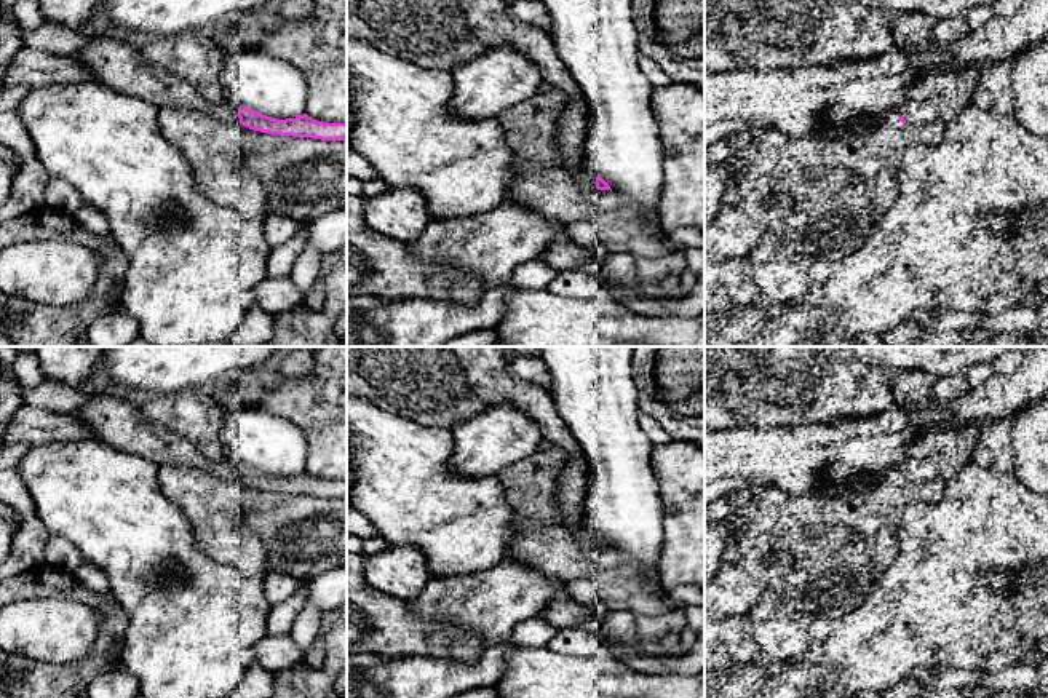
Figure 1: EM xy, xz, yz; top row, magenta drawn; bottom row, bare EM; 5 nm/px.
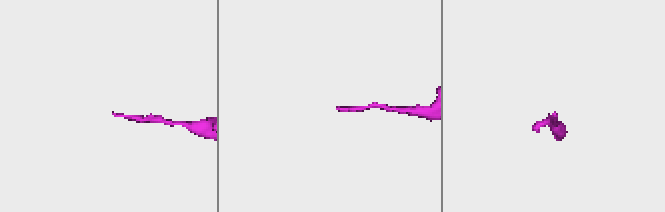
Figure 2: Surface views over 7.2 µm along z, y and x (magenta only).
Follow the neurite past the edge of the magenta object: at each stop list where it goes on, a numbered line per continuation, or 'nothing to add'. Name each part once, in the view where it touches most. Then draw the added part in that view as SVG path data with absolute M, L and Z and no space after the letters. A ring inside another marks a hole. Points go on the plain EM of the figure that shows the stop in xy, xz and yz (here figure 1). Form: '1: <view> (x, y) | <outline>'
1: yz (924, 471) | M898 458L890 463L885 470L885 478L891 482L898 482L901 481L901 473L904 474L906 481L930 482L938 478L936 468L931 462L925 460L920 463L914 463L904 458Z

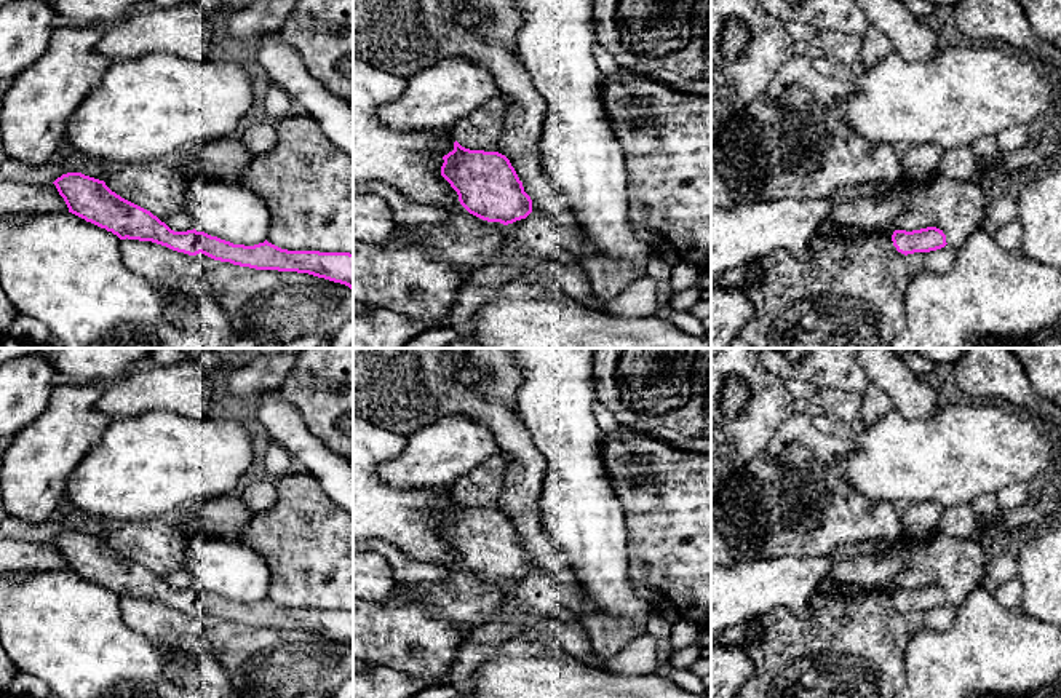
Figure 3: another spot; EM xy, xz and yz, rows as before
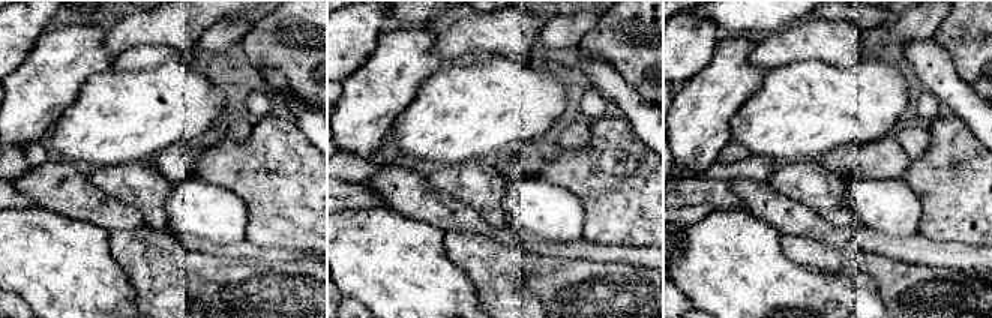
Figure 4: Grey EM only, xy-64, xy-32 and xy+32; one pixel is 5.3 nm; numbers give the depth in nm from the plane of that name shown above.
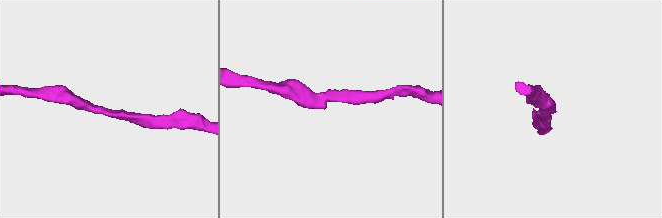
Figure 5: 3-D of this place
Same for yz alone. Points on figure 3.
nothing to add

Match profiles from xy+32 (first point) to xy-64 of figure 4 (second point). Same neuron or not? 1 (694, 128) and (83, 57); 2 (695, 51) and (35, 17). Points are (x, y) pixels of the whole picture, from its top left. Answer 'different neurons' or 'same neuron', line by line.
1: same neuron
2: same neuron

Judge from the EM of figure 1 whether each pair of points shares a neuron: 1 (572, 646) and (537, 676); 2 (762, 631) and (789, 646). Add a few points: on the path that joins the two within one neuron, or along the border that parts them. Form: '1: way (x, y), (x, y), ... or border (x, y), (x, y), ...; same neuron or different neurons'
1: border (547, 646), (579, 655), (603, 652); different neurons
2: way (769, 636), (783, 641); same neuron

